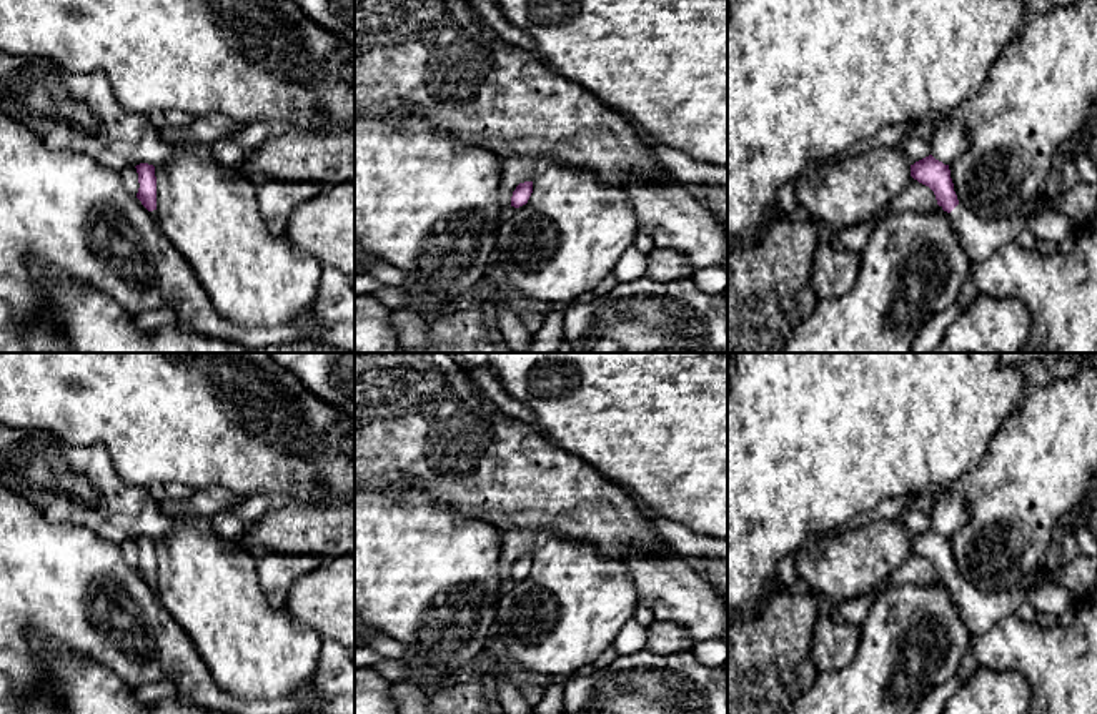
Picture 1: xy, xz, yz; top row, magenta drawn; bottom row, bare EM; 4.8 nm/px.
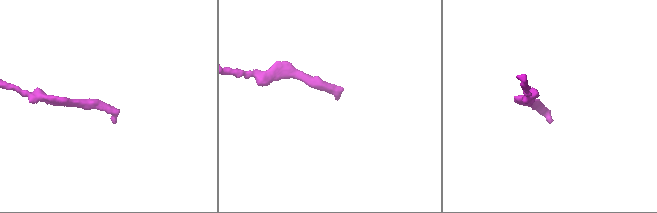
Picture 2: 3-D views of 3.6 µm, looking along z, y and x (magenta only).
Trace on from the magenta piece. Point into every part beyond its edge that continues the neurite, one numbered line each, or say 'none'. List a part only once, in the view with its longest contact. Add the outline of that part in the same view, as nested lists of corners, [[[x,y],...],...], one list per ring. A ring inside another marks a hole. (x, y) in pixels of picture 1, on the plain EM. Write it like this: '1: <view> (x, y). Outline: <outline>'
1: yz (979, 609). Outline: [[[959,574],[959,578],[951,586],[944,586],[947,588],[954,604],[957,606],[960,619],[964,621],[970,634],[980,636],[985,634],[1000,619],[1017,614],[1020,604],[1027,601],[1027,593],[1037,584],[1040,583],[1025,583],[1004,591],[980,591],[970,581]],[[937,578],[937,581],[944,584],[942,579]]]

